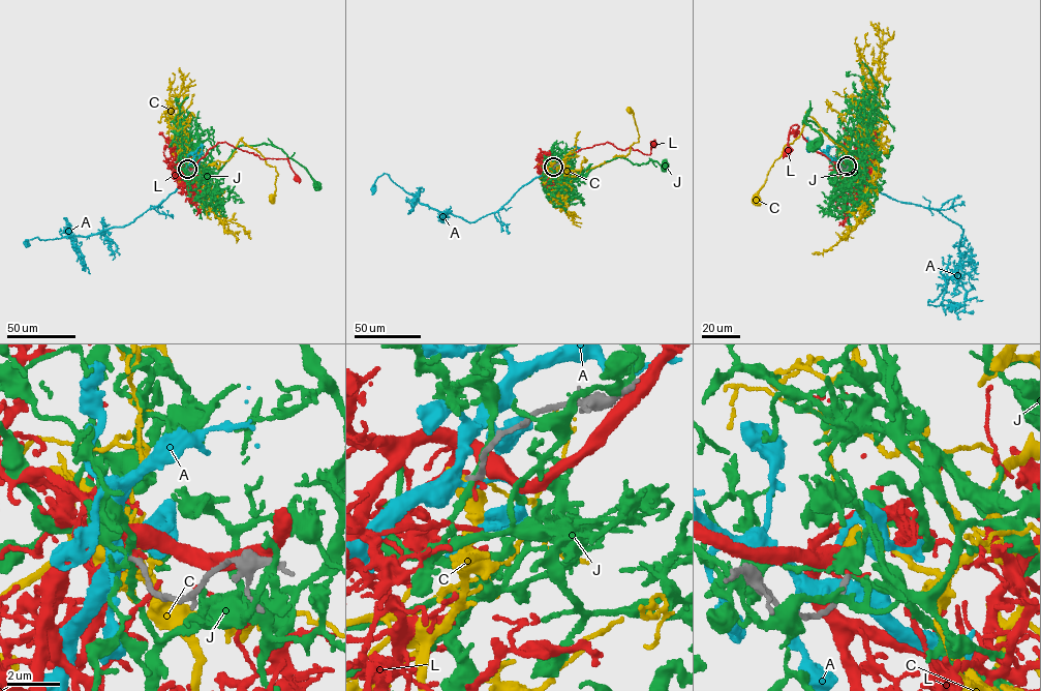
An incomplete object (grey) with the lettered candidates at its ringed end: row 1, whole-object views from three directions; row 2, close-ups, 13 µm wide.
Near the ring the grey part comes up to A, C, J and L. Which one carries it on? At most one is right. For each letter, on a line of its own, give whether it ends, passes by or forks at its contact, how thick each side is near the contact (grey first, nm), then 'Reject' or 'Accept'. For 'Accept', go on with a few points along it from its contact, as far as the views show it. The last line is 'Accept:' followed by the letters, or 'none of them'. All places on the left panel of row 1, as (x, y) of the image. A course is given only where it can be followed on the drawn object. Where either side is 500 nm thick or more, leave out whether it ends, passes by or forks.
A: It forks there. Thickness 200 nm (grey) against 240 nm. Reject
C: It passes by. Thickness 180 nm (grey) against 240 nm. Accept. Its course: (187, 169), (183, 156), (192, 153), (205, 166), (226, 161), (241, 141), (275, 167), (278, 175), (272, 198)
J: It passes by. Thickness 200 nm (grey) against 190 nm. Reject
L: It ends there. Thickness 240 nm (grey) against 280 nm. Reject
Accept: C

